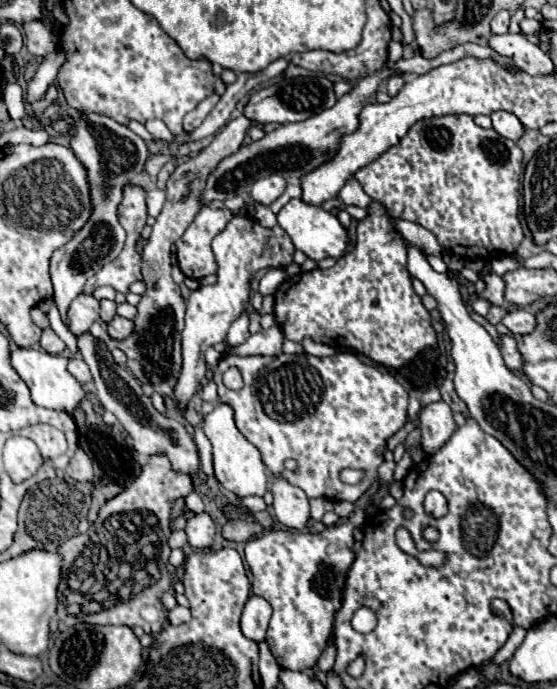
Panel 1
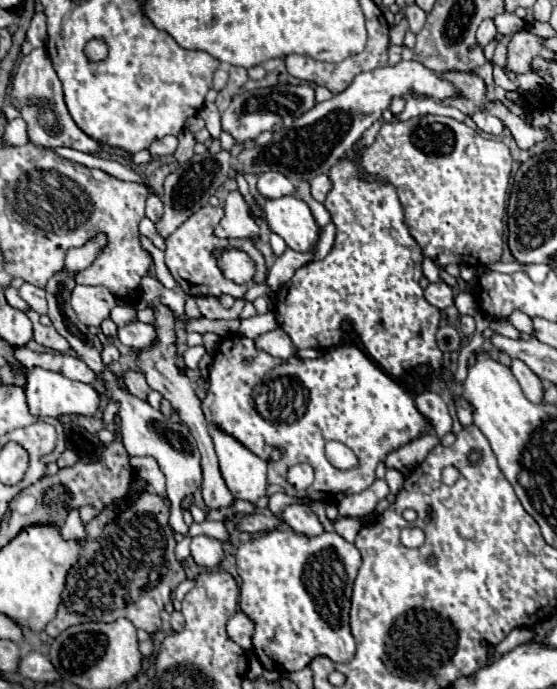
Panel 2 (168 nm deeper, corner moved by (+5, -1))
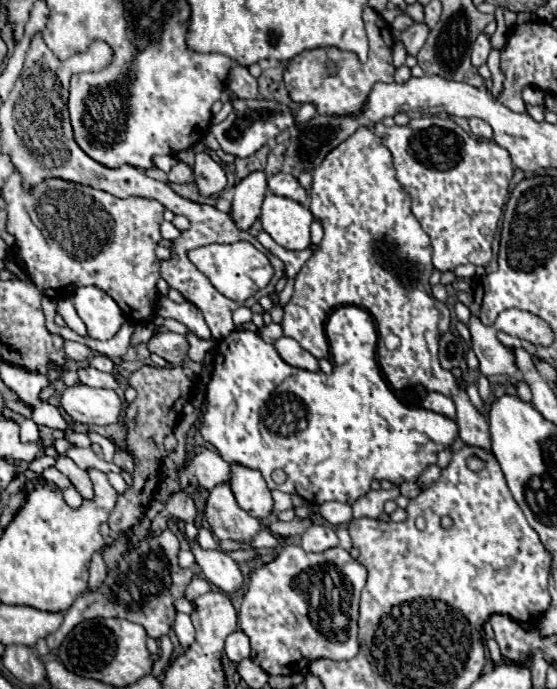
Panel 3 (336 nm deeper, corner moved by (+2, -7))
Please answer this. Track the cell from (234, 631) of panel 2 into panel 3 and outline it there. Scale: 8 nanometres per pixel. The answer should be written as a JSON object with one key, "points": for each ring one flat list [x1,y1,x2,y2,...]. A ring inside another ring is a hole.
{"points":[[237,629,237,631,233,631,227,639,225,639,225,655,233,661,233,663,239,663,241,659,245,659,245,657,249,657,249,639,247,639,247,635,241,631,241,629]]}

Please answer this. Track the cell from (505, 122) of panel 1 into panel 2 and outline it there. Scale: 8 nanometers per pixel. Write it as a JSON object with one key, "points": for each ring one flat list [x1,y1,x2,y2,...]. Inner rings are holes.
{"points":[[478,111,472,115,472,121,478,125,478,129,482,129,484,133,490,133,490,135,502,135,504,131,504,125,498,117,492,117,484,111]]}

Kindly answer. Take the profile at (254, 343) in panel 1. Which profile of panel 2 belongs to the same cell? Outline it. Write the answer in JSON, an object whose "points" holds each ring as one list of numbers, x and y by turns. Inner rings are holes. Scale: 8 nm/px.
{"points":[[278,327,270,333,264,333,260,337,256,337,256,345,260,349,264,349,266,353,270,353,272,357,278,357,278,359,290,359,290,357,296,357,296,347,292,343,292,339]]}

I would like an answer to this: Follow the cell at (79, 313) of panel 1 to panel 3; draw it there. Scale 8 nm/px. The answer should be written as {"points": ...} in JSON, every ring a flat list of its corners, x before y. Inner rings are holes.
{"points":[[79,287,71,301,93,339,111,339,125,323,119,305,99,287]]}

